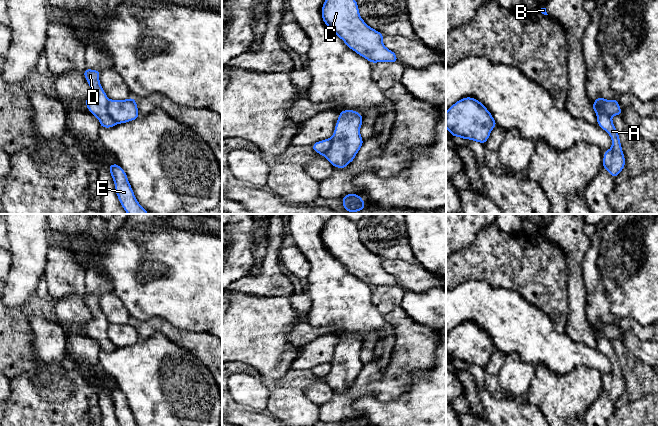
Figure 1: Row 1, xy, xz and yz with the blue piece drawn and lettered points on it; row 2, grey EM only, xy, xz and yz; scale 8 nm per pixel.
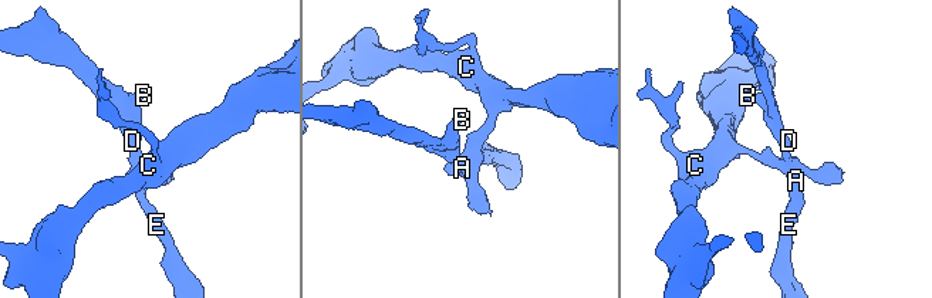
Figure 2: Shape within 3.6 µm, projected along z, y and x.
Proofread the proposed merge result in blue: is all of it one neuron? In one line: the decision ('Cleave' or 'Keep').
Cleave

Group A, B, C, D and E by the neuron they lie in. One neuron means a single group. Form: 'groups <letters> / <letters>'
groups A B D E / C

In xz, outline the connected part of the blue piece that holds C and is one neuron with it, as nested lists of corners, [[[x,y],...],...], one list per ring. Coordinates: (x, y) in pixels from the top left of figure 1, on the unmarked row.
[[[334,214],[322,230],[322,242],[327,251],[332,254],[345,268],[371,287],[397,286],[397,279],[383,269],[384,259],[369,251],[360,241],[356,223],[342,214]]]

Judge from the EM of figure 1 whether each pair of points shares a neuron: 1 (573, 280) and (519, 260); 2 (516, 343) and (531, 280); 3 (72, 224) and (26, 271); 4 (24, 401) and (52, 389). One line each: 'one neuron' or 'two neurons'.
1: two neurons
2: two neurons
3: two neurons
4: one neuron

